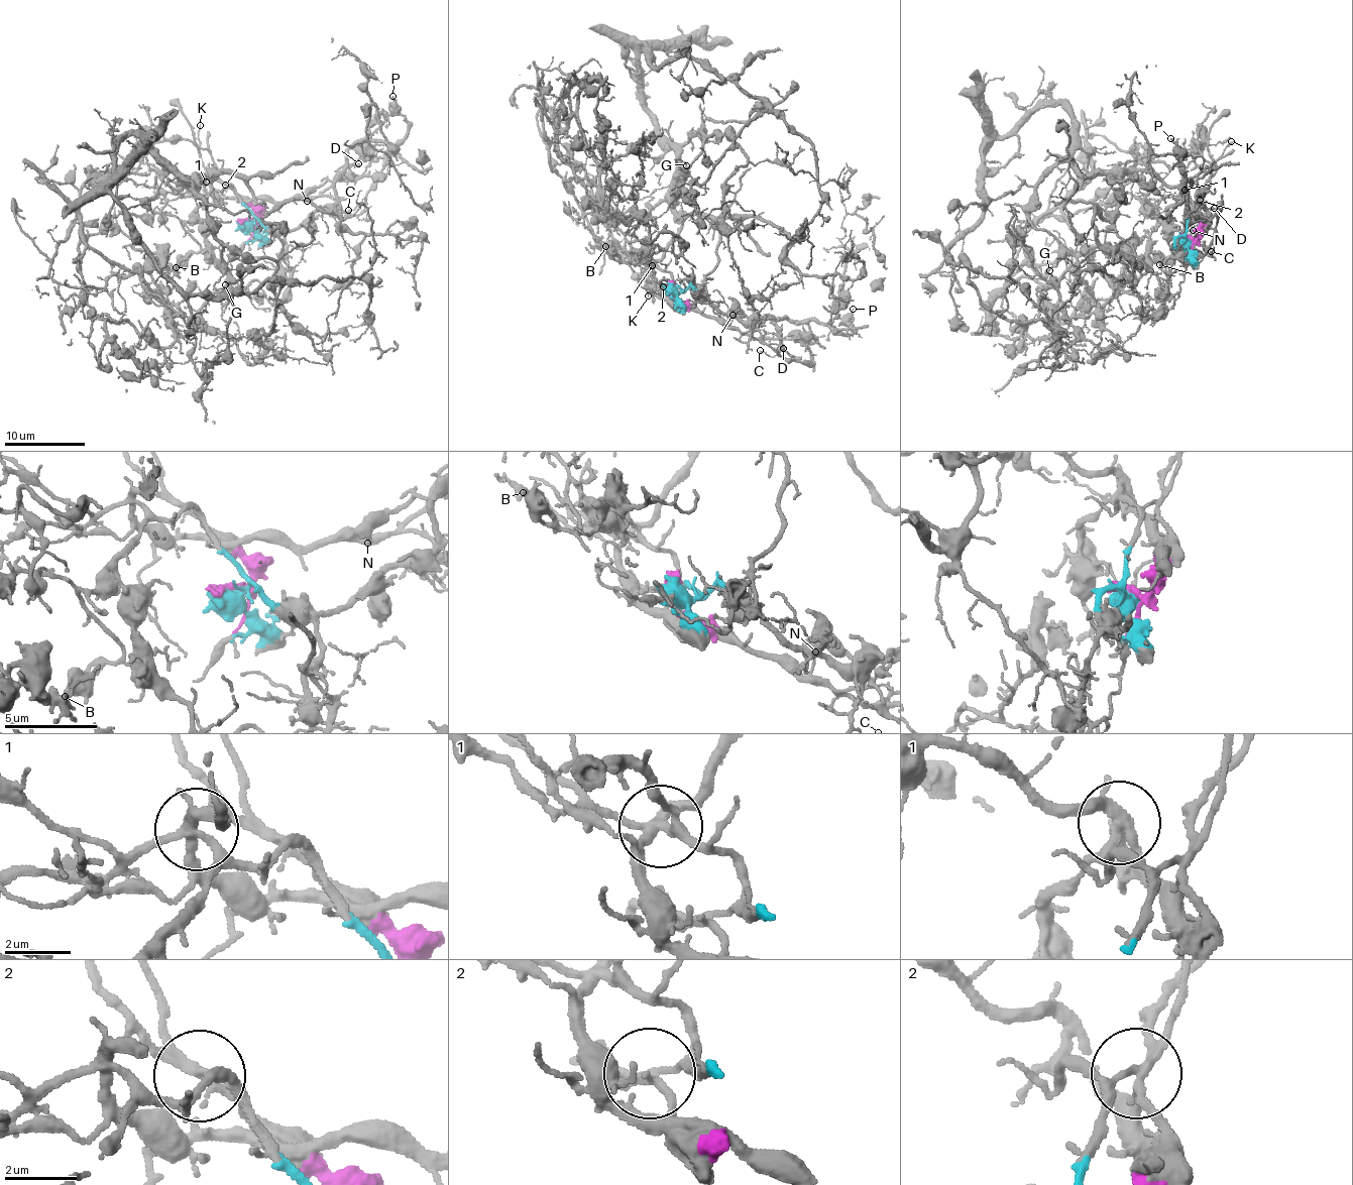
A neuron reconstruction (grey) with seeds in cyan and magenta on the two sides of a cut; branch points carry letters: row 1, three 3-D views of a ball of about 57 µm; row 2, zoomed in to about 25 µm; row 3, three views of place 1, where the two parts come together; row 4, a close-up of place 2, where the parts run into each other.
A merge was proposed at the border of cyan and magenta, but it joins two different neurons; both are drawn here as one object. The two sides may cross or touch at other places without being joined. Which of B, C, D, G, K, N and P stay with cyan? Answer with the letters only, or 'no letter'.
B, K, P

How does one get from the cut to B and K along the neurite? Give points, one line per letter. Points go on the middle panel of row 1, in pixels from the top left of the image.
B: (672, 289), (684, 288), (673, 284), (671, 275), (651, 255), (628, 244), (624, 247), (630, 263), (605, 246)
K: (672, 289), (683, 289), (671, 284), (659, 286), (649, 282), (645, 286), (649, 297)

